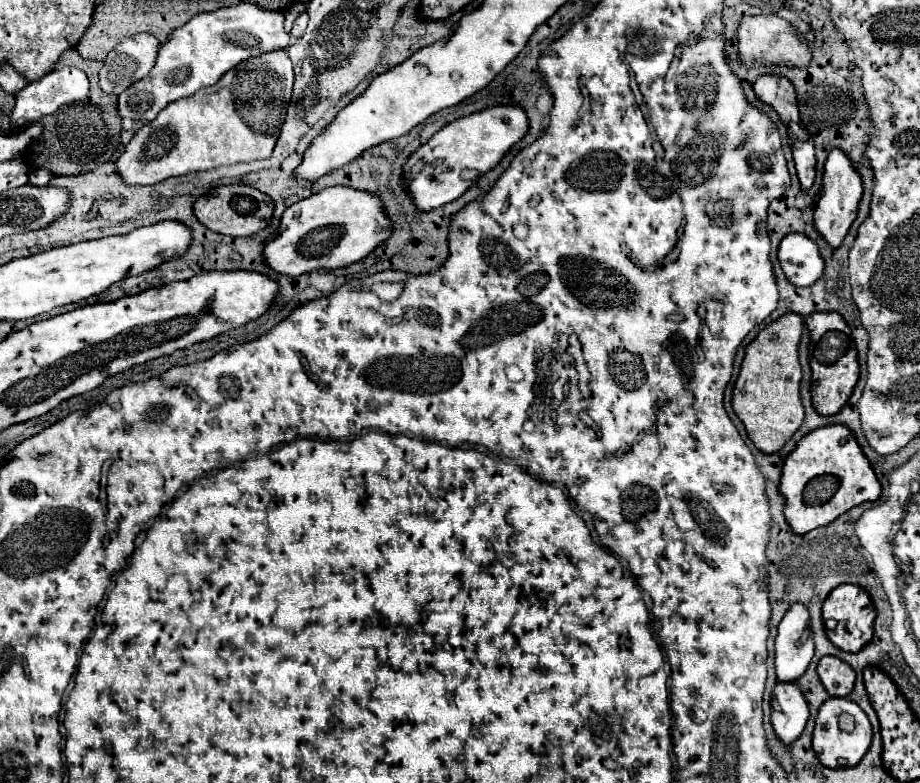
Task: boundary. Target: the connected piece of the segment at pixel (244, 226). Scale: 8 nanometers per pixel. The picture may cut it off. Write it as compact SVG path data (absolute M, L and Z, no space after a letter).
M230 184L230 186L218 186L210 194L200 196L194 204L196 218L208 226L210 230L226 236L254 236L260 230L268 228L268 220L274 212L274 202L270 196L262 194L260 190L246 186L246 184Z

